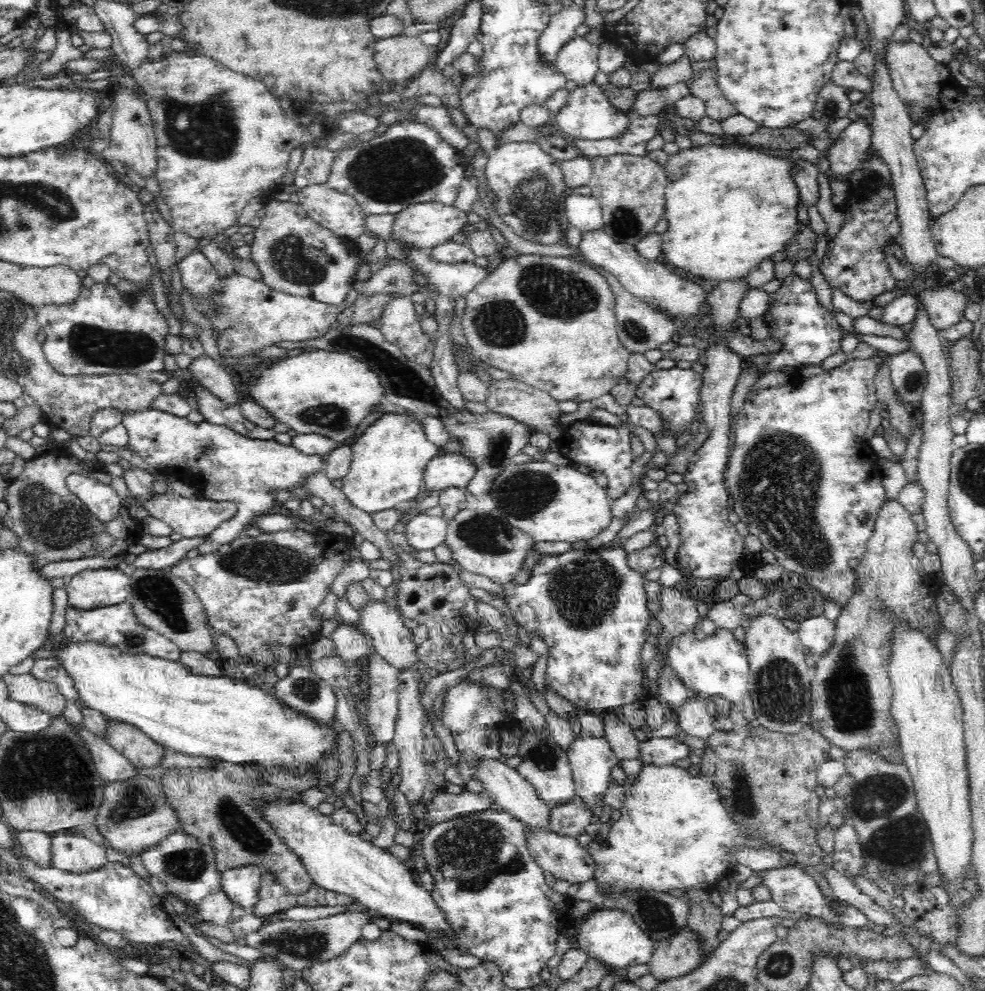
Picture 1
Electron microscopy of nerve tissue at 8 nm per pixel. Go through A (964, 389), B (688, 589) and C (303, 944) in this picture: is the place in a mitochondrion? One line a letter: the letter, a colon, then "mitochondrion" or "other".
A: other
B: other
C: mitochondrion

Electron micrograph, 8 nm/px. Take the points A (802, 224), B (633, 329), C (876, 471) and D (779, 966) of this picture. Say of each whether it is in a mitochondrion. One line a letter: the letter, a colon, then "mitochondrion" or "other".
A: other
B: mitochondrion
C: other
D: mitochondrion

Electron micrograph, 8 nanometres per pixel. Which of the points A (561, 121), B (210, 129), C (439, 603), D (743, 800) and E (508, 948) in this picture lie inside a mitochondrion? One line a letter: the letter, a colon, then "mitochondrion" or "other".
A: other
B: mitochondrion
C: other
D: mitochondrion
E: other

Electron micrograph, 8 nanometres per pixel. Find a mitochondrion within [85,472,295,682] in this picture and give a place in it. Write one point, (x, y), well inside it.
(161, 596)

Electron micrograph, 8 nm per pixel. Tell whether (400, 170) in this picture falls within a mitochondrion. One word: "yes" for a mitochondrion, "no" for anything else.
yes

